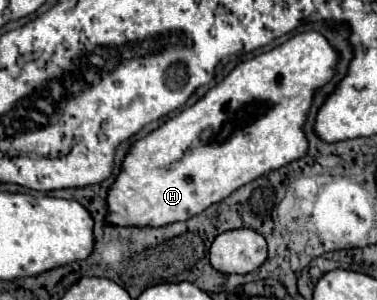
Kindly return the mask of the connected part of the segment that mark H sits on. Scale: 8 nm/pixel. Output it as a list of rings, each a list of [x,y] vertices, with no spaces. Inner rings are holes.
[[[307,31],[291,37],[267,53],[239,63],[195,105],[181,111],[177,117],[139,139],[131,147],[129,155],[125,157],[123,171],[119,173],[107,197],[107,223],[125,227],[161,227],[175,221],[187,221],[189,217],[205,211],[209,205],[219,203],[235,189],[255,181],[257,177],[305,157],[309,149],[305,121],[313,103],[313,95],[333,79],[337,61],[339,53],[335,47],[331,47],[327,37],[319,31]]]

